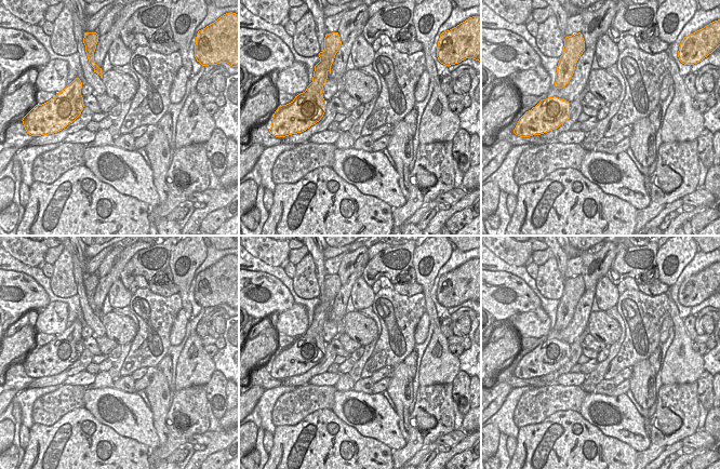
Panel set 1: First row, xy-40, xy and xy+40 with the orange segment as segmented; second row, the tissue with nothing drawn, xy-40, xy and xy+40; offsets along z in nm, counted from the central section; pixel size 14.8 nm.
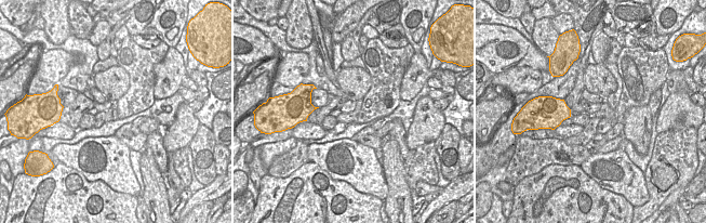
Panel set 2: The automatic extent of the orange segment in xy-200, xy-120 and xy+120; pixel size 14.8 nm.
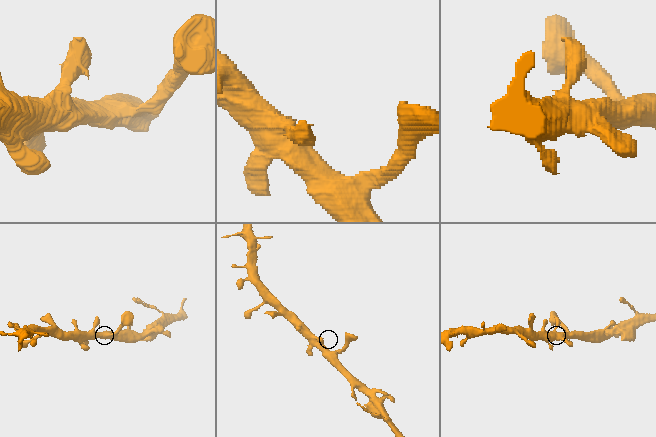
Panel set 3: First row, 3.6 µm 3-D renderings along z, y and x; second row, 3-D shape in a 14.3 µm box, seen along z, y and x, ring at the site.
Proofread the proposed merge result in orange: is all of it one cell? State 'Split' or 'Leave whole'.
Leave whole.

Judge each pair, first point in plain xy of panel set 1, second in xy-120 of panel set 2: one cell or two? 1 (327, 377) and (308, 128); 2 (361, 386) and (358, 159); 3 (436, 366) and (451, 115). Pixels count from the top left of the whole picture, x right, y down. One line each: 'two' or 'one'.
1: one
2: two
3: two

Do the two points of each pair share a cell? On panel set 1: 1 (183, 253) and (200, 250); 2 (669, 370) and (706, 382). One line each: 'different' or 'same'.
1: same
2: different

